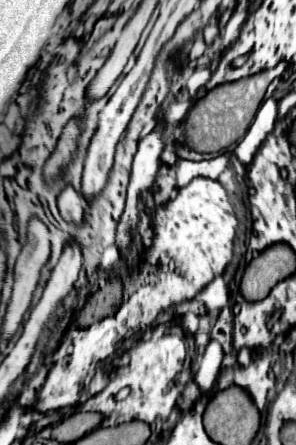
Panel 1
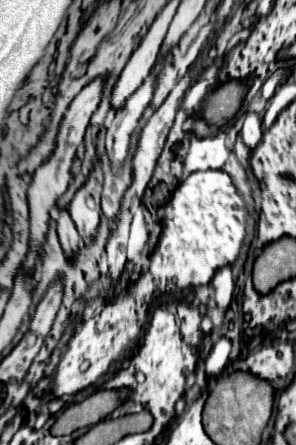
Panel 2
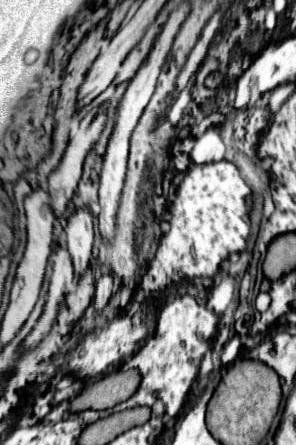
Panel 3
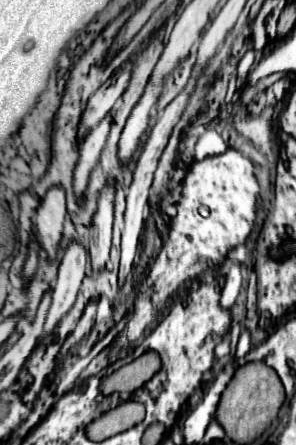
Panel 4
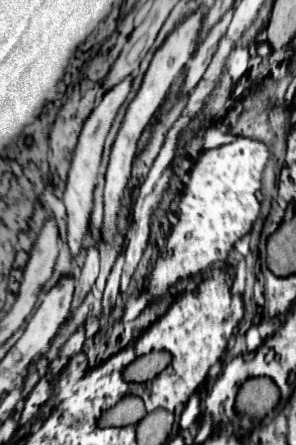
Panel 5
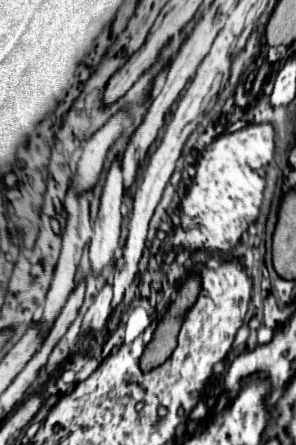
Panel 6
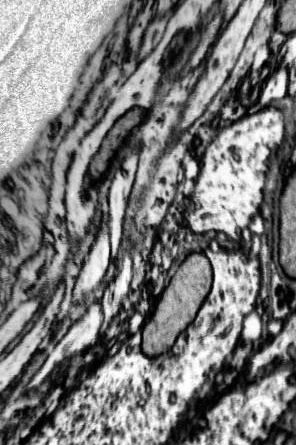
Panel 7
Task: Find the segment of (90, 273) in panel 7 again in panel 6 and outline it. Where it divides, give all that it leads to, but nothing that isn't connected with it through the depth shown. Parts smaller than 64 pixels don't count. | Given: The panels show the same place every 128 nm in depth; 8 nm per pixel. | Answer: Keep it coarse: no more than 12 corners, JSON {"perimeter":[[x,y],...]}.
{"perimeter":[[120,158],[106,176],[90,242],[96,274],[120,244],[124,182]]}

